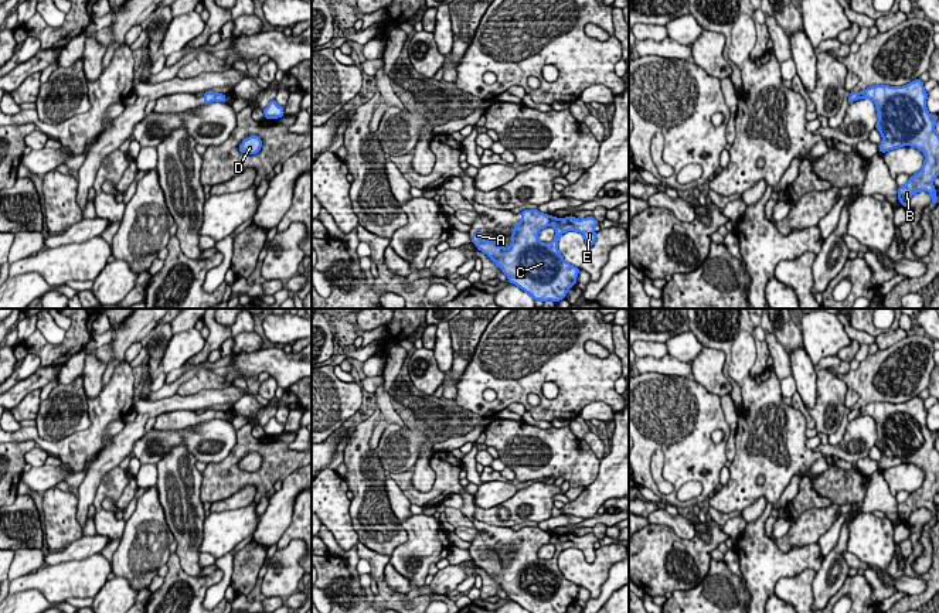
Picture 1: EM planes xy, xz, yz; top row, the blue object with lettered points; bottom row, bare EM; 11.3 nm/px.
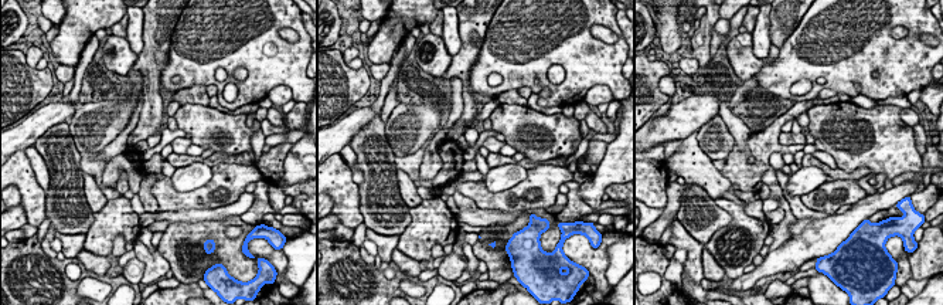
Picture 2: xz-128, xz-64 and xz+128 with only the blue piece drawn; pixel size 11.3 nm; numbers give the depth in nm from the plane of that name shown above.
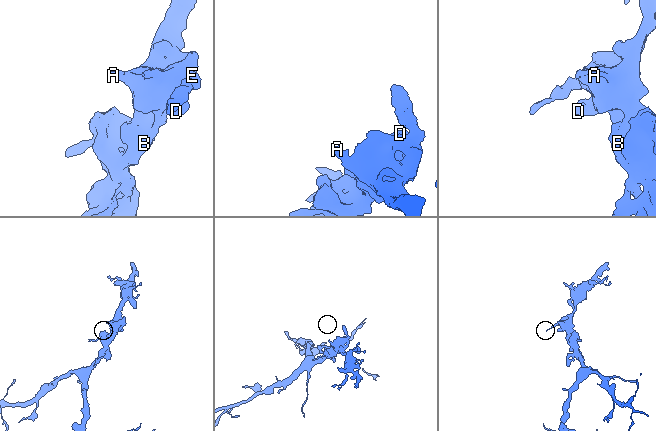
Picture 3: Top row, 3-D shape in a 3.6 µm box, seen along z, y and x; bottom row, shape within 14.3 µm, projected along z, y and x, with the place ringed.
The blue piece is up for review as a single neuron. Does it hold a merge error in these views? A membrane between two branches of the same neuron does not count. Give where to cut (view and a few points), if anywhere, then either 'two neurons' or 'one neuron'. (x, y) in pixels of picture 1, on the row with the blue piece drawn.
cut none; one neuron

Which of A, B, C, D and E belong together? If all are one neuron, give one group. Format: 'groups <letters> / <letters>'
groups A B C D E

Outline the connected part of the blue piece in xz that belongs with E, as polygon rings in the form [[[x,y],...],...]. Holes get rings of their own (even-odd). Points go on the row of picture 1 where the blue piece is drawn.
[[[538,210],[521,211],[521,221],[514,225],[511,244],[506,249],[494,241],[482,241],[483,232],[472,234],[472,242],[484,252],[508,277],[508,282],[528,293],[534,300],[558,303],[575,286],[579,269],[568,263],[558,251],[558,239],[567,231],[584,235],[585,244],[596,241],[593,228],[599,222],[593,215],[578,219],[574,215],[555,218]],[[545,227],[555,228],[551,242],[538,241],[538,232]]]

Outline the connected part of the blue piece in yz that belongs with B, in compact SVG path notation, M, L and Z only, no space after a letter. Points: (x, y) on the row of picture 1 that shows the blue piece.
M918 78L904 86L875 85L861 92L851 92L848 103L871 99L877 108L875 129L882 136L878 144L885 153L898 147L912 146L925 154L922 168L898 188L899 202L908 208L909 198L928 191L938 204L933 180L939 176L939 134L935 130L938 115L926 109L928 92Z

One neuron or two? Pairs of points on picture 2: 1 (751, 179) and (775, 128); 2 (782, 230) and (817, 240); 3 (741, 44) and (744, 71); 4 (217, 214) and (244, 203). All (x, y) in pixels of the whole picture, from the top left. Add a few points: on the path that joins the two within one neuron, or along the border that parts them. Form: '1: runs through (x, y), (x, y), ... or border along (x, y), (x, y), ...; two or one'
1: runs through (759, 166), (761, 146), (766, 141); one
2: border along (796, 219), (789, 227), (790, 236), (769, 251); two
3: runs through (741, 51), (744, 64); one
4: runs through (224, 212), (237, 209); one

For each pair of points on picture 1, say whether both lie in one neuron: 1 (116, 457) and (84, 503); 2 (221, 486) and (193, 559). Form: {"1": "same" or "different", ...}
{"1": "same", "2": "different"}

